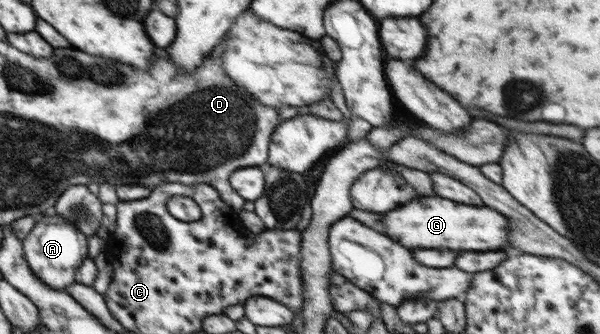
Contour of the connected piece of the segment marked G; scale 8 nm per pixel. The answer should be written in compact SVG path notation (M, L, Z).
M420 197L382 215L382 233L406 249L454 249L454 251L496 251L508 249L508 219L488 207L460 205L442 197Z

